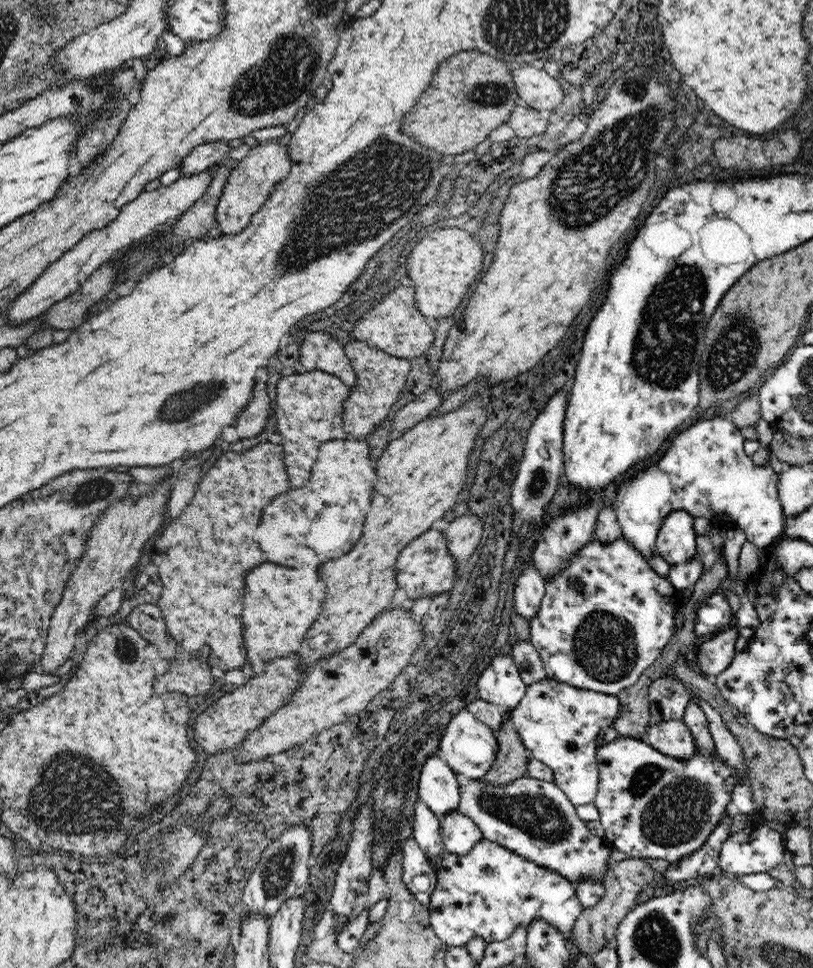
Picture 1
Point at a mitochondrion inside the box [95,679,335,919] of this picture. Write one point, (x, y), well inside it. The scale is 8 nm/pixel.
(277, 875)

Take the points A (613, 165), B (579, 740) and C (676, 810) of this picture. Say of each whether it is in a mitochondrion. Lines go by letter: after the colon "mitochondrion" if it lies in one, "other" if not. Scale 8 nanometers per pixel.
A: mitochondrion
B: other
C: mitochondrion

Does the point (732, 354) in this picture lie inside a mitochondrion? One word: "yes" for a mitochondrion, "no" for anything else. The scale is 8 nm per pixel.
yes

